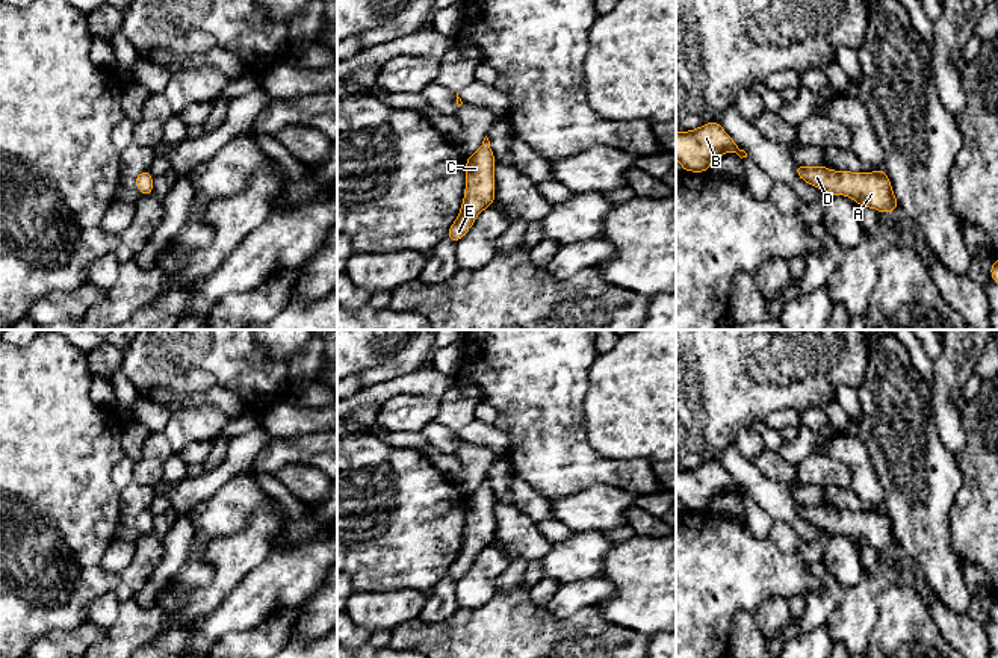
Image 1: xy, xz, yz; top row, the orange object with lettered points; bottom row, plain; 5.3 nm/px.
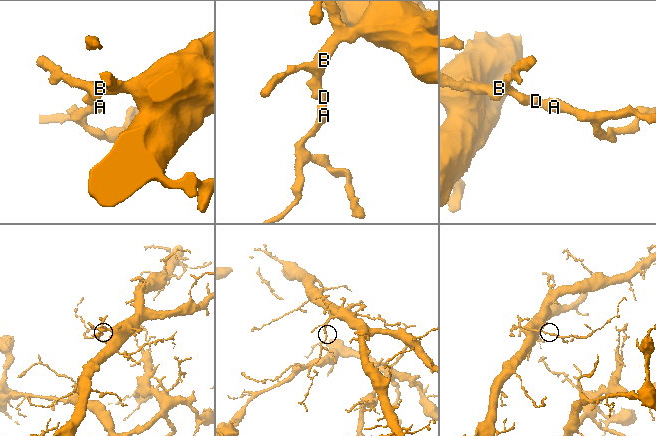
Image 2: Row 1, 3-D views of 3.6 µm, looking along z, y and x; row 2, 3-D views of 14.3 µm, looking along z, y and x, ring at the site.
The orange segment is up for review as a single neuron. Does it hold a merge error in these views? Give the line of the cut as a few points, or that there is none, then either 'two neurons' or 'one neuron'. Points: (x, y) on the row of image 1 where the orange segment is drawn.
no cut | one neuron

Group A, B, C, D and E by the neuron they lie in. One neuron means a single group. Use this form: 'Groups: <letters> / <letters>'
Groups: A B C D E

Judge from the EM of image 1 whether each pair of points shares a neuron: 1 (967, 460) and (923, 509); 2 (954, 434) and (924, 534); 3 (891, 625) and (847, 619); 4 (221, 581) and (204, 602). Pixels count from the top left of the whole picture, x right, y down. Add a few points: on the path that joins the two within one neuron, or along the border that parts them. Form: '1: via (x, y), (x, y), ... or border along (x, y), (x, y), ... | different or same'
1: border along (953, 451), (962, 478), (954, 502) | different
2: border along (933, 418), (942, 443), (953, 451) | different
3: border along (879, 589), (877, 622), (867, 642) | different
4: via (220, 586), (207, 598) | same

